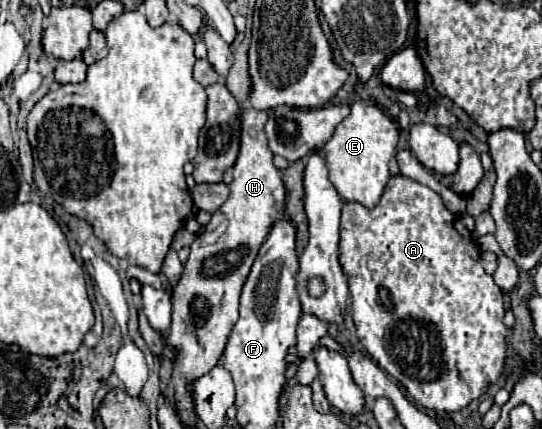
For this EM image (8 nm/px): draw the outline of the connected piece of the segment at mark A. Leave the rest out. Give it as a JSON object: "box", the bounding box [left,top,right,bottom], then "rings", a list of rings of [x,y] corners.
{"box":[340,176,508,412],"rings":[[[390,176],[384,194],[380,196],[380,202],[374,208],[366,208],[358,202],[346,202],[342,208],[342,224],[340,224],[340,262],[344,266],[344,272],[348,274],[350,292],[352,292],[352,306],[354,306],[354,324],[358,340],[364,344],[372,360],[384,368],[390,376],[394,376],[412,396],[412,400],[418,406],[424,406],[434,412],[458,412],[464,410],[472,400],[478,400],[484,392],[488,392],[490,384],[500,380],[504,372],[504,364],[508,358],[508,344],[506,336],[508,330],[502,324],[504,320],[504,306],[502,306],[502,290],[494,284],[492,276],[484,272],[480,266],[478,252],[472,254],[472,234],[470,230],[460,222],[458,216],[454,216],[442,202],[442,198],[430,190],[428,186],[422,186],[406,176]]]}

